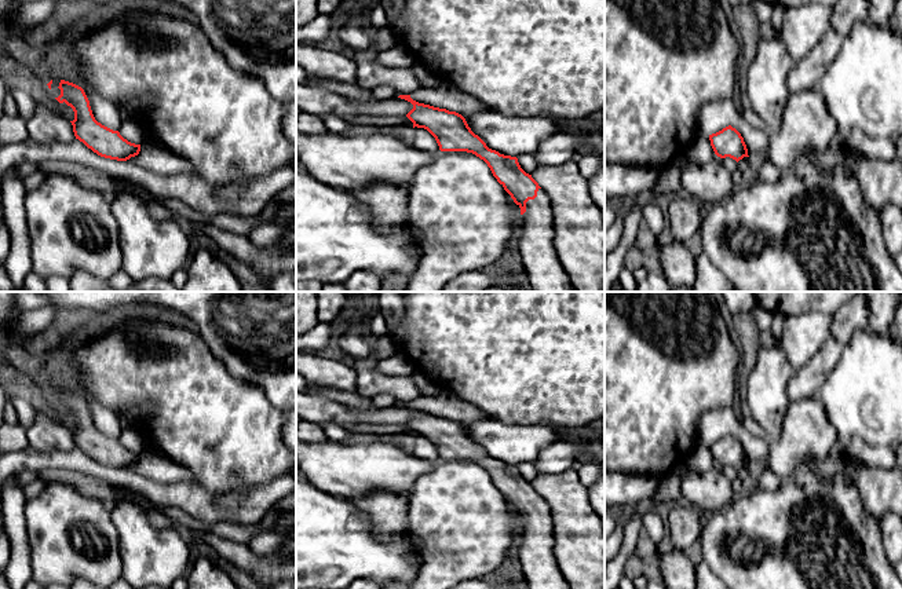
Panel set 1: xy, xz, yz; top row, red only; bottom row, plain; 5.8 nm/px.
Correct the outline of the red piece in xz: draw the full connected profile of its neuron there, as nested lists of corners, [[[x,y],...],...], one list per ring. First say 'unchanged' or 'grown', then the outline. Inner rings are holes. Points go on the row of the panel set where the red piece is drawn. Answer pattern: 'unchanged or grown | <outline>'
grown | [[[399,95],[413,105],[406,117],[413,128],[427,129],[441,151],[467,151],[483,160],[493,176],[521,208],[518,224],[522,235],[518,252],[523,263],[527,292],[576,292],[554,248],[555,230],[548,194],[526,173],[516,157],[492,150],[468,127],[465,118],[446,109],[419,103],[410,95]]]

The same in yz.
unchanged | [[[731,125],[709,135],[711,146],[720,158],[730,157],[737,162],[748,156],[748,149],[741,133]]]

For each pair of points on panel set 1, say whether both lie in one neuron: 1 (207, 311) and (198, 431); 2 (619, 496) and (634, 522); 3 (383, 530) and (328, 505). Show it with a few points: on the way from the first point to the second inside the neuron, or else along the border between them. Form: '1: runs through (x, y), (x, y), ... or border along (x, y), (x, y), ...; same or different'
1: border along (196, 328), (210, 350), (225, 365); different
2: runs through (625, 501), (632, 508), (632, 515); same
3: border along (353, 502), (372, 519), (380, 540), (405, 534); different

